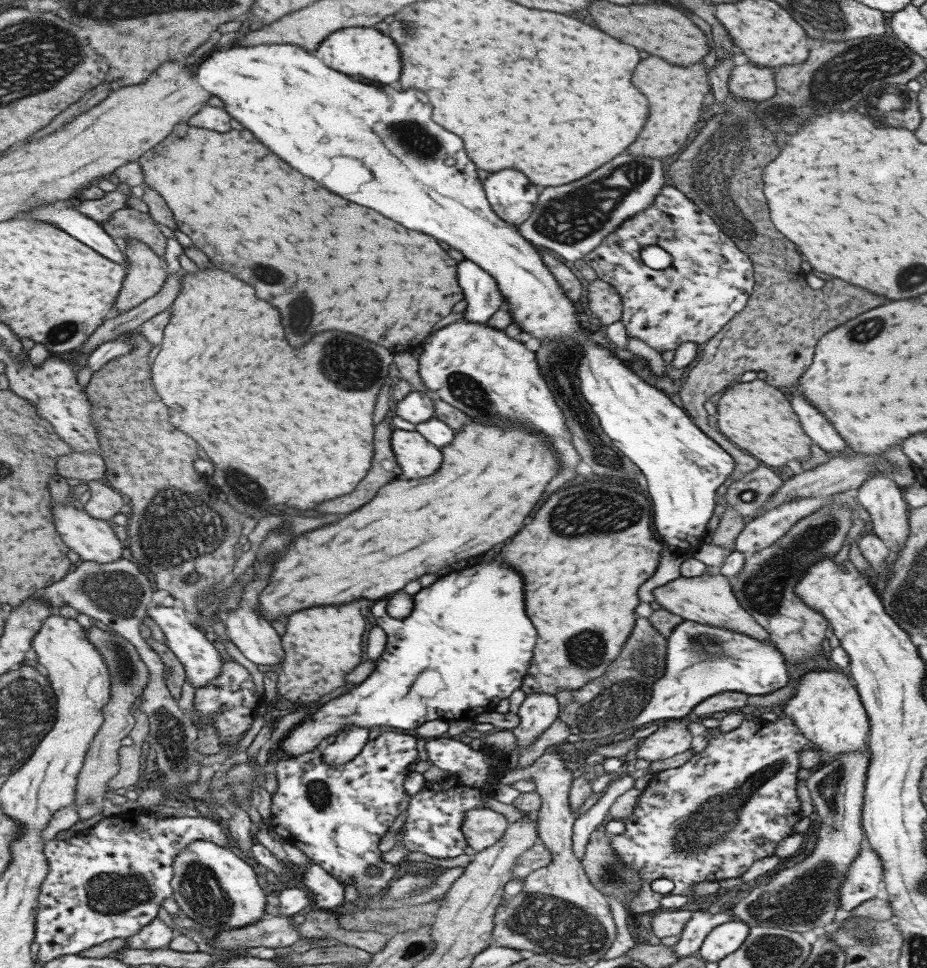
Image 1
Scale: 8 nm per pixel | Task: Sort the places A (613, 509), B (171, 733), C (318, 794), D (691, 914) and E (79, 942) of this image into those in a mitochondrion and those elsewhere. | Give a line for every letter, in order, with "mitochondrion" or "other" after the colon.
A: mitochondrion
B: mitochondrion
C: mitochondrion
D: other
E: other

